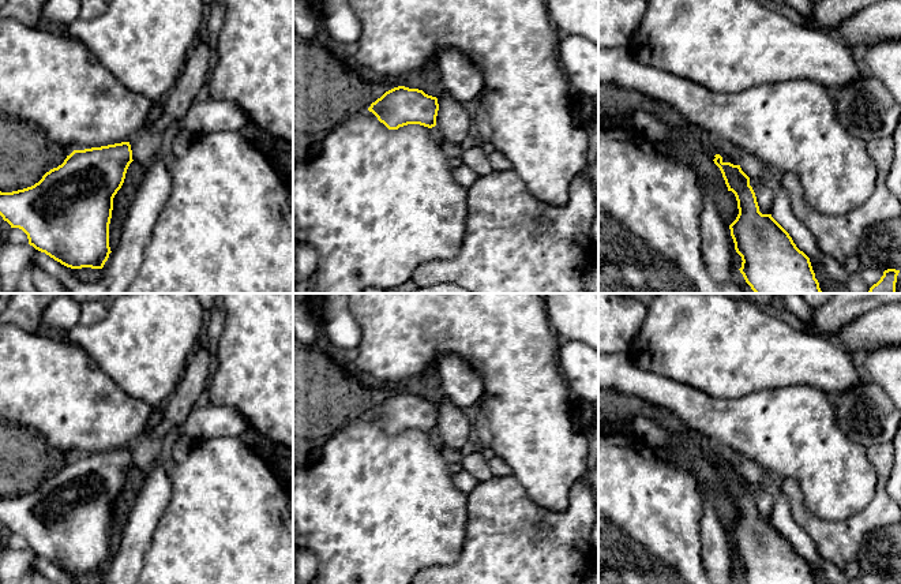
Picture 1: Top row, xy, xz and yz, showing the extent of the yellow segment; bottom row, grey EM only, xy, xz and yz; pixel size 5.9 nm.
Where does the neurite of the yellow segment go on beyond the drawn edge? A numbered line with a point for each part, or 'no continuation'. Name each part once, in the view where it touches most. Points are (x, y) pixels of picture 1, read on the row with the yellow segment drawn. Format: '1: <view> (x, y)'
no continuation

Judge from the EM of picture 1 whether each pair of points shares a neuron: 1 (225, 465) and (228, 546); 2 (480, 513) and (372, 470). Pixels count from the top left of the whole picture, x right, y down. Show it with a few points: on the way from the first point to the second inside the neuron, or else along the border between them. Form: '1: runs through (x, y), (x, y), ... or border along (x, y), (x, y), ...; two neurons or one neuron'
1: runs through (225, 486), (228, 526); one neuron
2: border along (468, 494), (465, 539); two neurons

